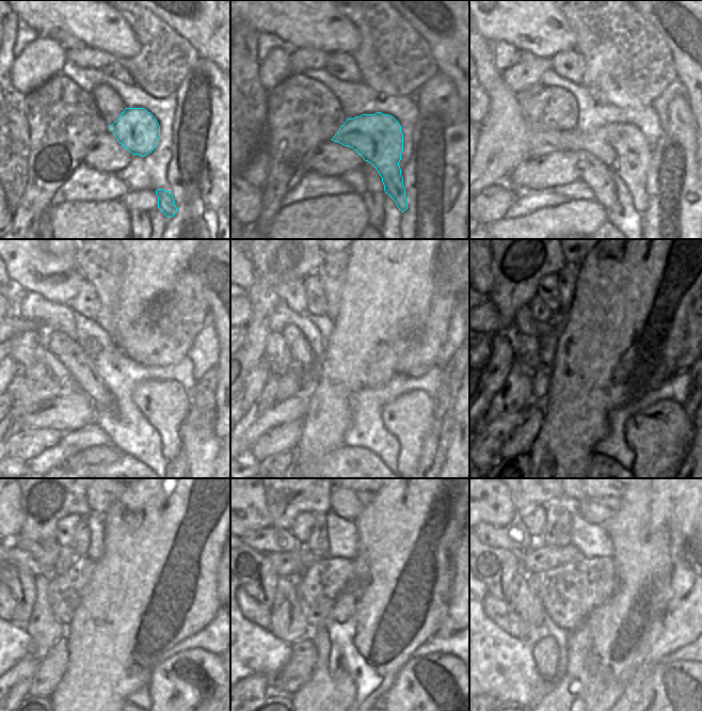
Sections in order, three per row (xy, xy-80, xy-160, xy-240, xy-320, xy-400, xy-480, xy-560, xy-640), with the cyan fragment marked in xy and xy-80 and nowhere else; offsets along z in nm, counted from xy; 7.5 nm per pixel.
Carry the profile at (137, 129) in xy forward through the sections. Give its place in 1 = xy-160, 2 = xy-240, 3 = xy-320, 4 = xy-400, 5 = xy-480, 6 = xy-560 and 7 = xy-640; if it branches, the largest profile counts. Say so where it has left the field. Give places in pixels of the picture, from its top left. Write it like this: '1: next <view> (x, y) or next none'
1: next xy-160 (621, 146)
2: next xy-240 (165, 405)
3: next xy-320 (408, 417)
4: next xy-400 (660, 436)
5: next xy-480 (189, 691)
6: next xy-560 (436, 695)
7: next xy-640 (683, 695)

